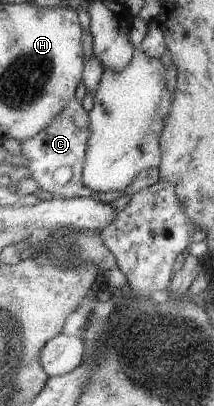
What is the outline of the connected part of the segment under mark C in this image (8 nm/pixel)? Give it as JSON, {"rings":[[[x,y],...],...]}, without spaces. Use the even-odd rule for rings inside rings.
{"rings":[[[72,98],[69,104],[62,110],[53,122],[44,128],[38,135],[24,140],[21,145],[21,157],[23,165],[28,167],[31,172],[31,178],[35,180],[43,190],[57,194],[65,199],[73,197],[93,197],[108,203],[123,195],[132,195],[138,190],[147,188],[155,184],[159,178],[159,170],[143,169],[122,188],[113,192],[97,192],[86,187],[83,183],[84,156],[88,142],[90,130],[88,129],[88,112],[81,107],[79,101]]]}

